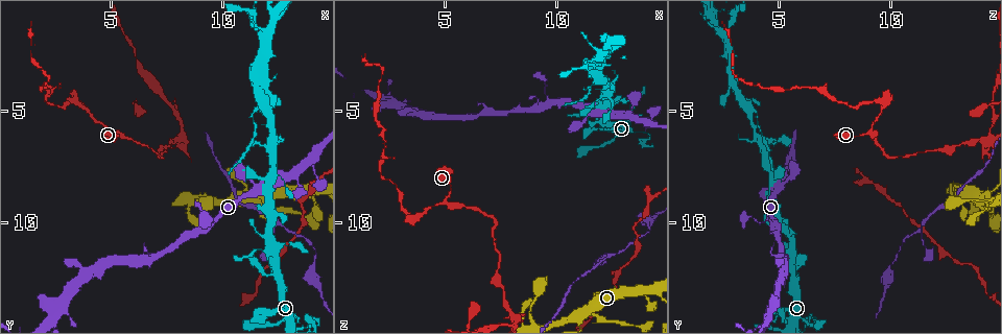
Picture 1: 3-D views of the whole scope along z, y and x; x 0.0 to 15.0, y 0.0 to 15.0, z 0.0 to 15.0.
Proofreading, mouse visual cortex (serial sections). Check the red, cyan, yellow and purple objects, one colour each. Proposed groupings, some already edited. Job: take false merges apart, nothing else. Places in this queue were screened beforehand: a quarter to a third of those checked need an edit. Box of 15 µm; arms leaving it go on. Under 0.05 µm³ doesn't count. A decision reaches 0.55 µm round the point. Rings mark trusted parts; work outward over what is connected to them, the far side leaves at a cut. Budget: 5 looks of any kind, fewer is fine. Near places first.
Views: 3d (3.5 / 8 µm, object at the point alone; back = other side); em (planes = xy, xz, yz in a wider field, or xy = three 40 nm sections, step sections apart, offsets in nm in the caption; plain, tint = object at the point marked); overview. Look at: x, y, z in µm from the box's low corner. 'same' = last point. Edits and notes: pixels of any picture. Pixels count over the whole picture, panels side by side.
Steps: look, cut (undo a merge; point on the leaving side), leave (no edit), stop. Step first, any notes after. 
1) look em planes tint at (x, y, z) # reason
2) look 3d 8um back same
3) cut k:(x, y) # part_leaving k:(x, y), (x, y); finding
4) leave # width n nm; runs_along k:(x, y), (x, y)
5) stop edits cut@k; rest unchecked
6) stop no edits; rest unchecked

look 3d 3.5um back at (5.0, 6.0, 9.1) # sharp bend

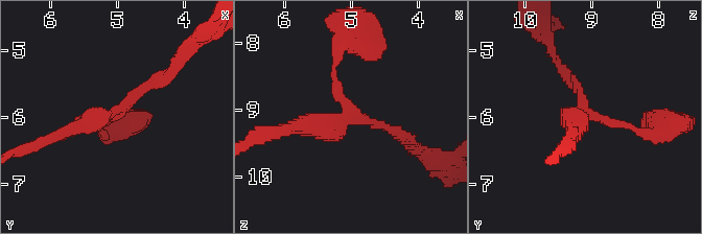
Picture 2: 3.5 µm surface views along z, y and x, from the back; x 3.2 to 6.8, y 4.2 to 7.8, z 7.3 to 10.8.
look em xy step 1 tint at (5.00, 5.95, 9.00) # arms 3; arm_widths 100, 150, 200 nm; now the EM

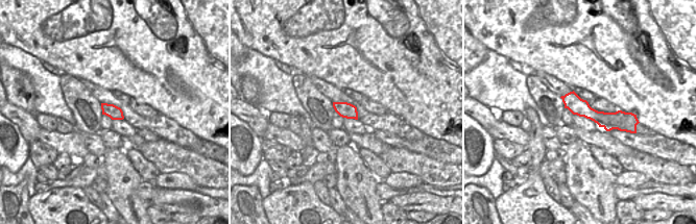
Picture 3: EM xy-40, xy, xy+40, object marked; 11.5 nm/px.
leave # runs_along 2:(649, 134), (582, 115), (574, 137); one cell here

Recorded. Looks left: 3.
look 3d 3.5um at (7.3, 7.0, 10.0) # sharp bend

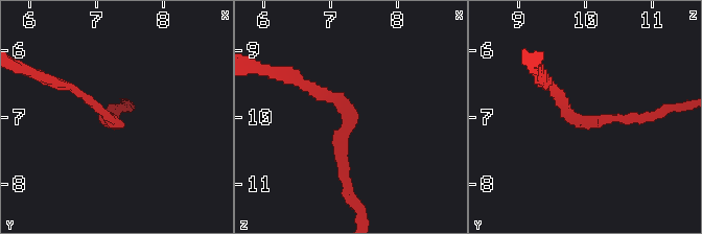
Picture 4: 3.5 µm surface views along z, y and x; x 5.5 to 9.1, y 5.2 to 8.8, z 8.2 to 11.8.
look em xy step 1 tint at (7.30, 7.05, 9.95)

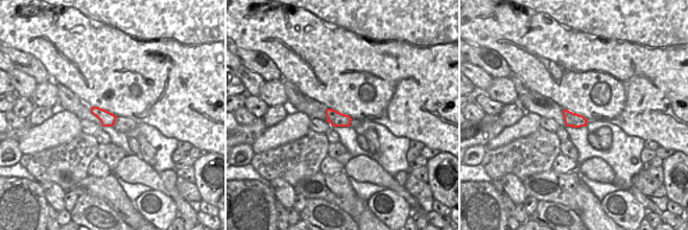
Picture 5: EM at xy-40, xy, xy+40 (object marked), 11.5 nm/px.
leave # arm_widths 150, 200 nm; runs_along 4:(301, 84), (349, 110), (343, 180); continuous, no second cell

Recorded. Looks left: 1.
stop no edits; rest unchecked

